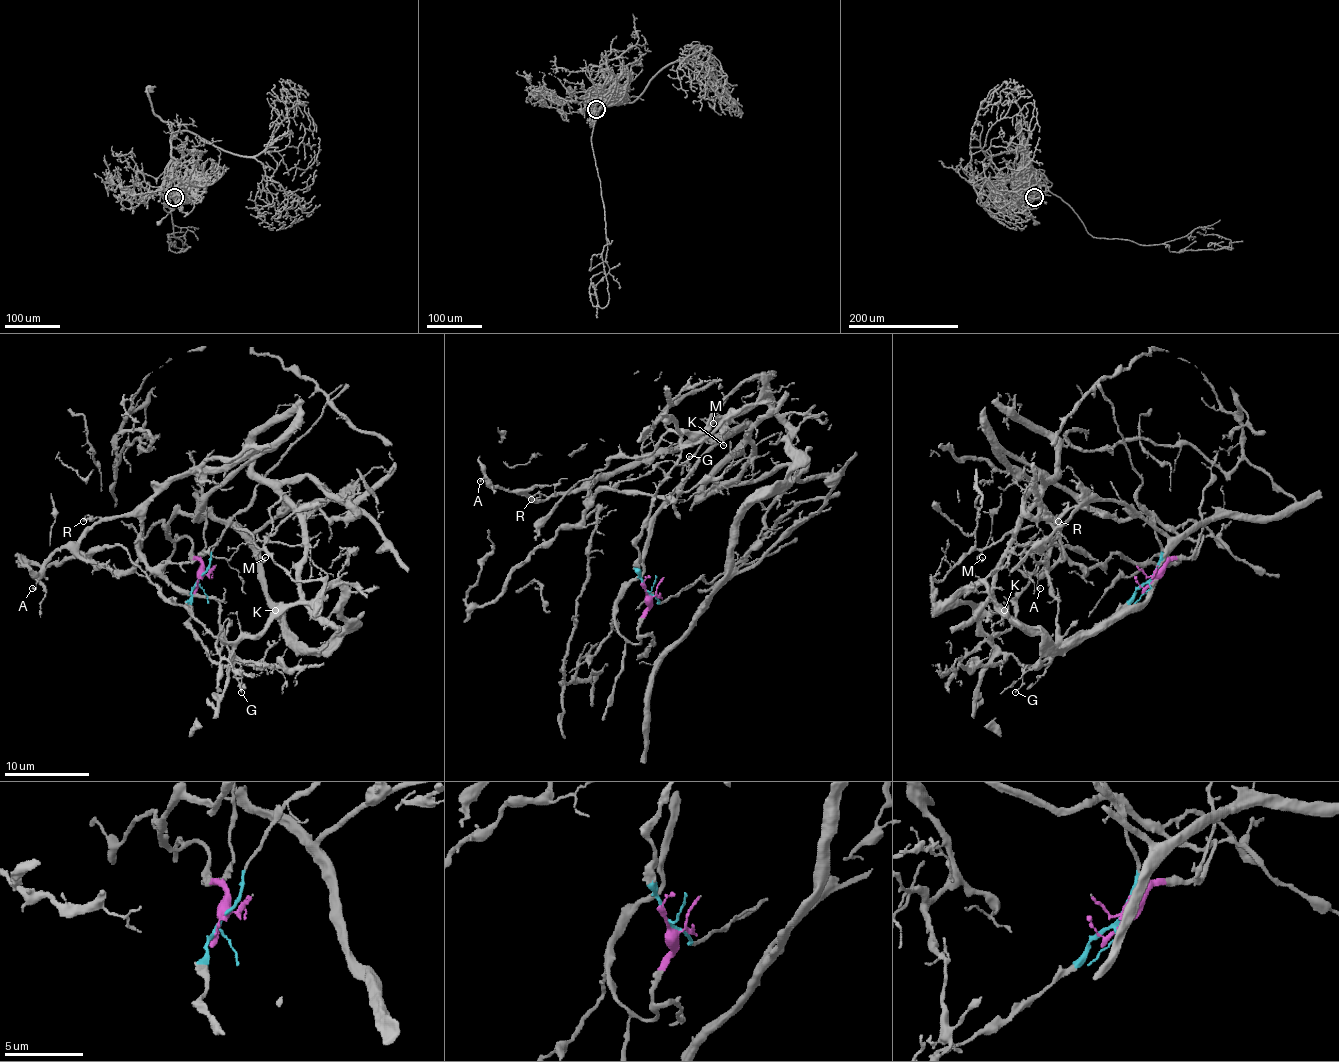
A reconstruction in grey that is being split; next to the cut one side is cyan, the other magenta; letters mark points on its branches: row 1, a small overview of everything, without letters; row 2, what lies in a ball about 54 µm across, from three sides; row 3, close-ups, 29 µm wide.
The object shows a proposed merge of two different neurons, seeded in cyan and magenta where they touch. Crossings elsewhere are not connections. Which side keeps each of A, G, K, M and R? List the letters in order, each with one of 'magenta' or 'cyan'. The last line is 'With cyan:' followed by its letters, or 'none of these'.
A: magenta
G: cyan
K: cyan
M: cyan
R: magenta
With cyan: G, K, M

